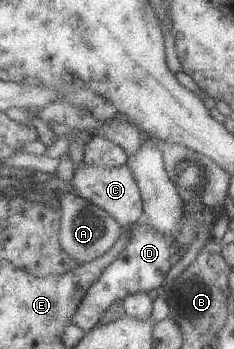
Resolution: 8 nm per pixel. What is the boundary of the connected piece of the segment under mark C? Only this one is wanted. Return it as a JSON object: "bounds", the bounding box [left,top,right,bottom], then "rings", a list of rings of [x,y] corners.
{"bounds":[69,161,144,229],"rings":[[[81,161],[77,167],[73,167],[73,175],[69,179],[74,194],[112,214],[124,229],[144,219],[140,189],[127,164],[104,169],[86,165]]]}

